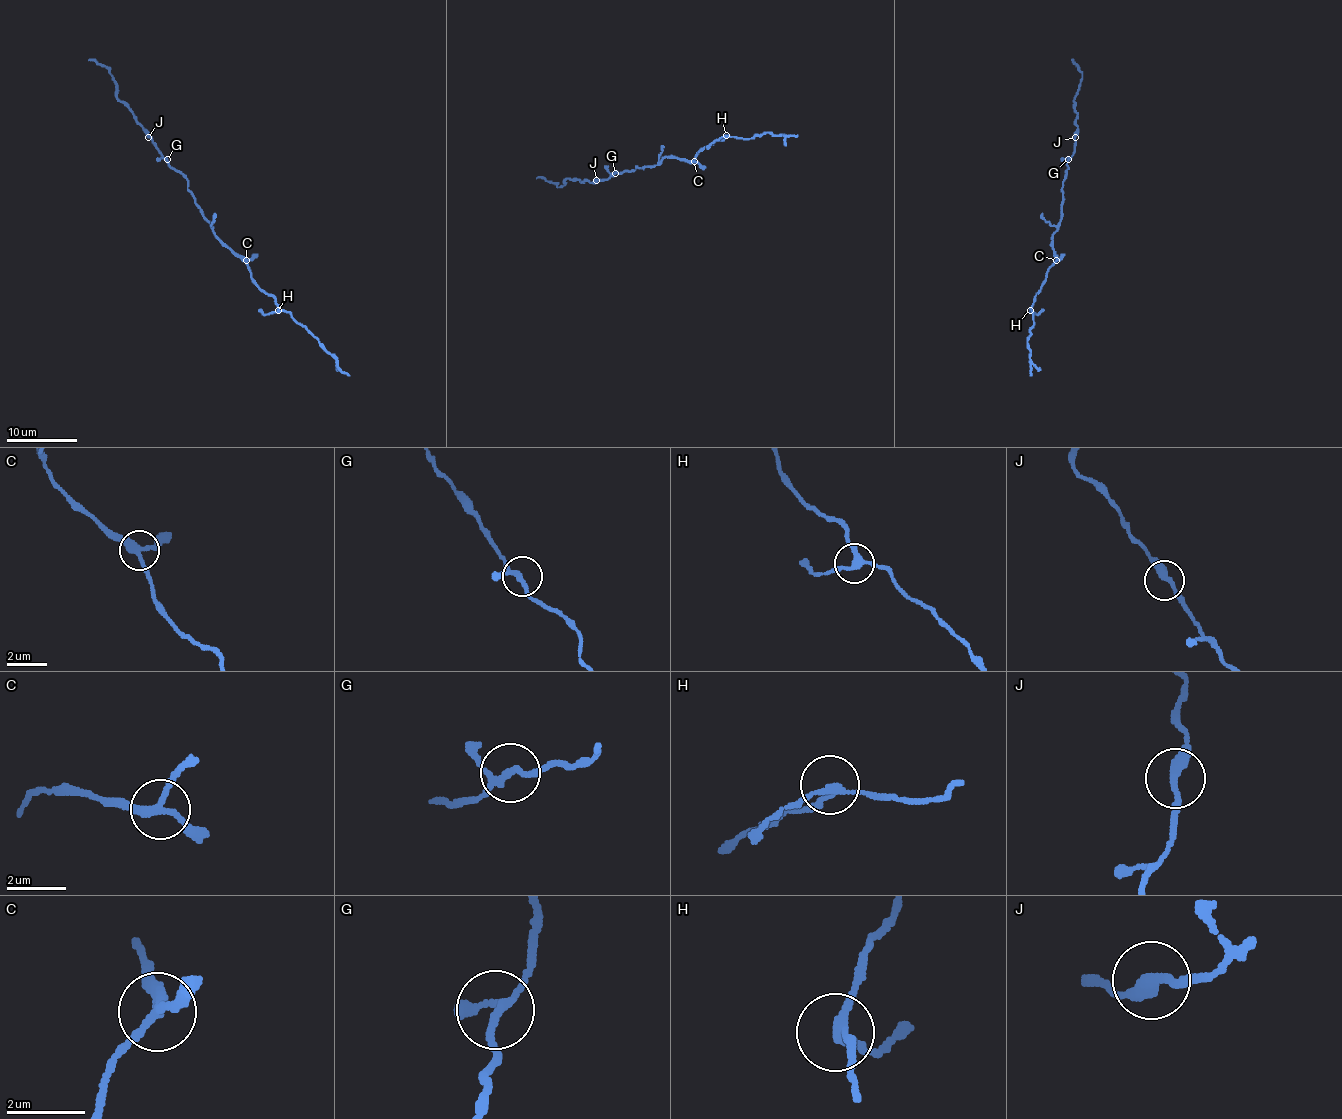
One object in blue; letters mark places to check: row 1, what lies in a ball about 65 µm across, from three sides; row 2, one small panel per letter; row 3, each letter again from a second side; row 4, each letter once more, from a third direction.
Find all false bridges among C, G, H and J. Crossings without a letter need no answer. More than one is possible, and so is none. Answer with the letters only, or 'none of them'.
none of them

